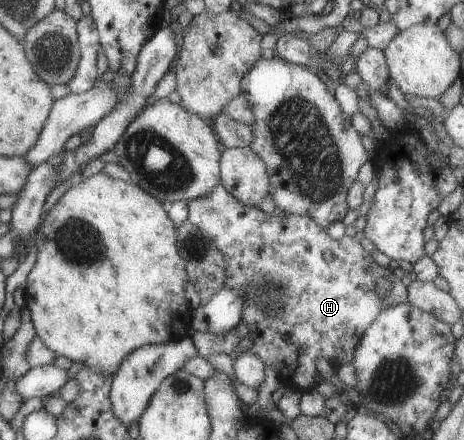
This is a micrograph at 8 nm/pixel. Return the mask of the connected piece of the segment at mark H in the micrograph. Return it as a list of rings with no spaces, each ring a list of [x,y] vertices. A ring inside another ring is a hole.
[[[219,182],[215,186],[215,190],[207,196],[199,196],[193,200],[187,200],[188,206],[188,221],[191,224],[195,224],[197,227],[201,228],[209,238],[211,242],[215,244],[223,256],[225,256],[225,262],[227,262],[227,278],[225,278],[225,285],[231,288],[237,288],[243,298],[245,298],[245,306],[243,306],[243,320],[247,322],[249,326],[248,335],[253,340],[253,346],[250,350],[253,354],[261,357],[264,364],[270,365],[273,364],[277,370],[279,370],[279,379],[281,380],[282,386],[290,387],[291,389],[296,389],[297,391],[301,390],[305,392],[310,389],[315,389],[318,386],[318,383],[315,383],[315,374],[317,374],[317,360],[320,358],[326,358],[335,366],[341,364],[349,364],[353,362],[355,348],[359,344],[363,333],[373,324],[376,316],[379,316],[379,312],[383,308],[394,307],[400,304],[405,304],[408,301],[408,288],[405,287],[401,278],[398,278],[395,273],[389,267],[380,266],[373,258],[371,253],[367,253],[365,248],[361,245],[361,241],[357,239],[355,235],[354,238],[351,236],[344,235],[343,238],[339,240],[333,239],[315,220],[311,220],[309,216],[301,216],[298,214],[287,214],[276,212],[274,214],[266,214],[257,206],[245,206],[241,204],[239,200],[235,200],[222,182]],[[325,252],[331,252],[333,254],[333,260],[325,260]],[[379,278],[387,278],[391,282],[391,291],[387,298],[381,298],[379,292],[377,292],[377,280]]]

